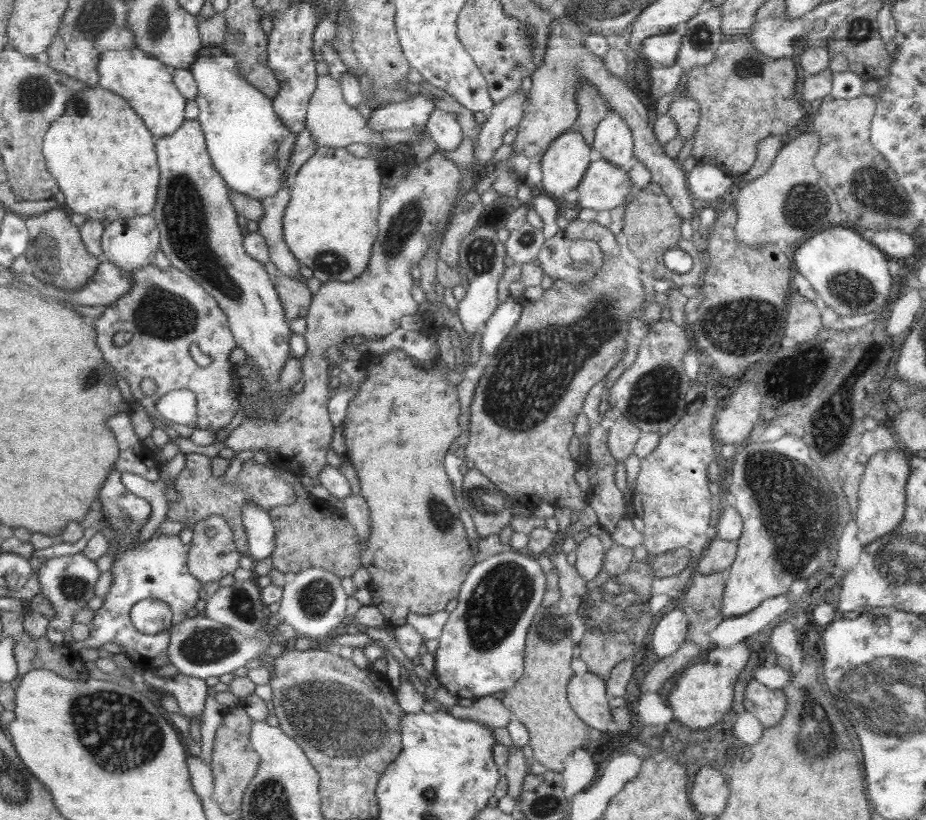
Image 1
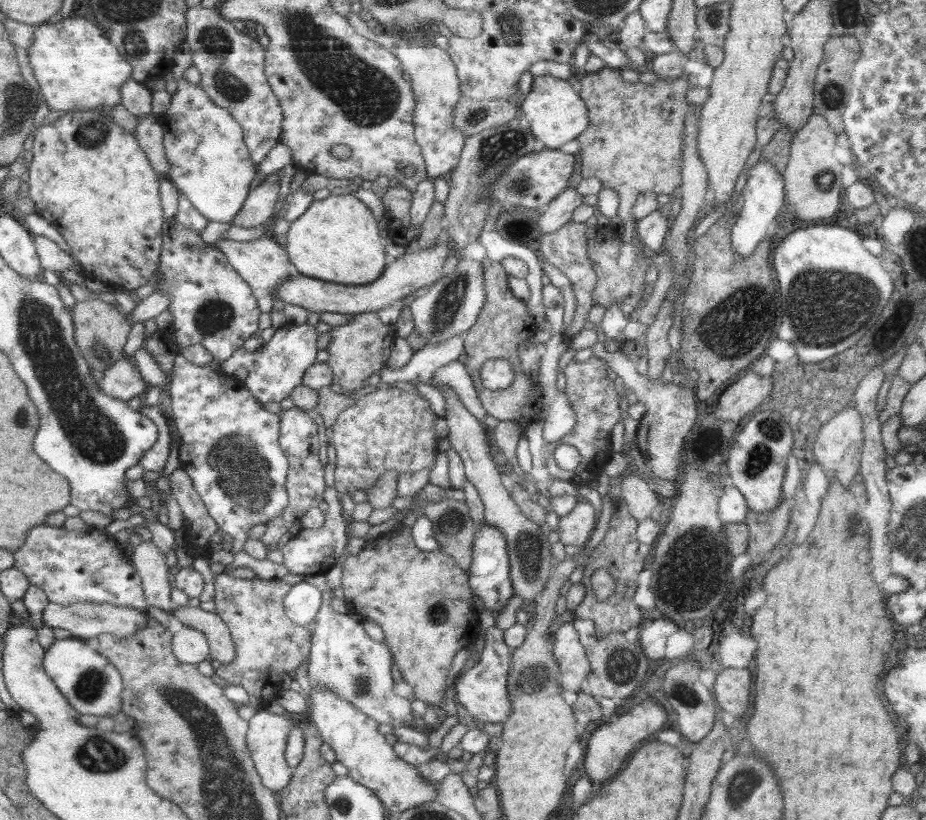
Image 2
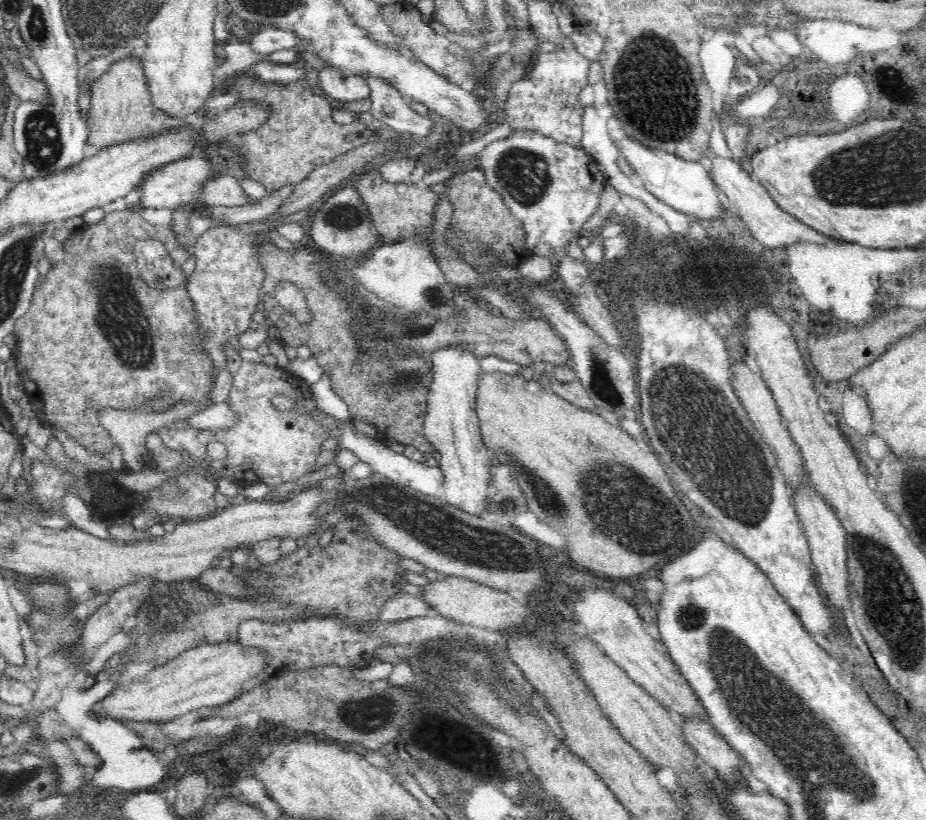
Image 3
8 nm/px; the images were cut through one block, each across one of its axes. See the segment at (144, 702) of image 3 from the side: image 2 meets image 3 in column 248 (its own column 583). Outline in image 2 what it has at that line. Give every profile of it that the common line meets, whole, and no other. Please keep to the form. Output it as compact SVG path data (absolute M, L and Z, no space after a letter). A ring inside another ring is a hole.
M562 622L552 635L552 655L559 666L560 684L570 692L579 693L582 681L590 672L589 660L579 641L579 634L571 622Z

